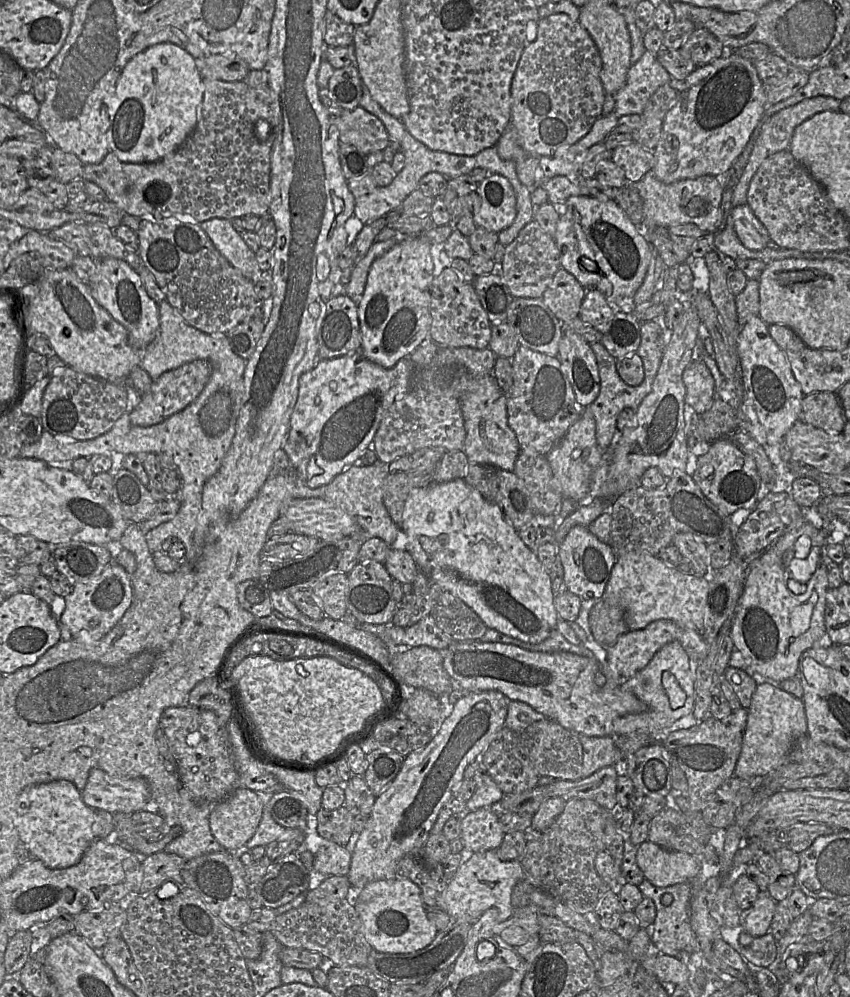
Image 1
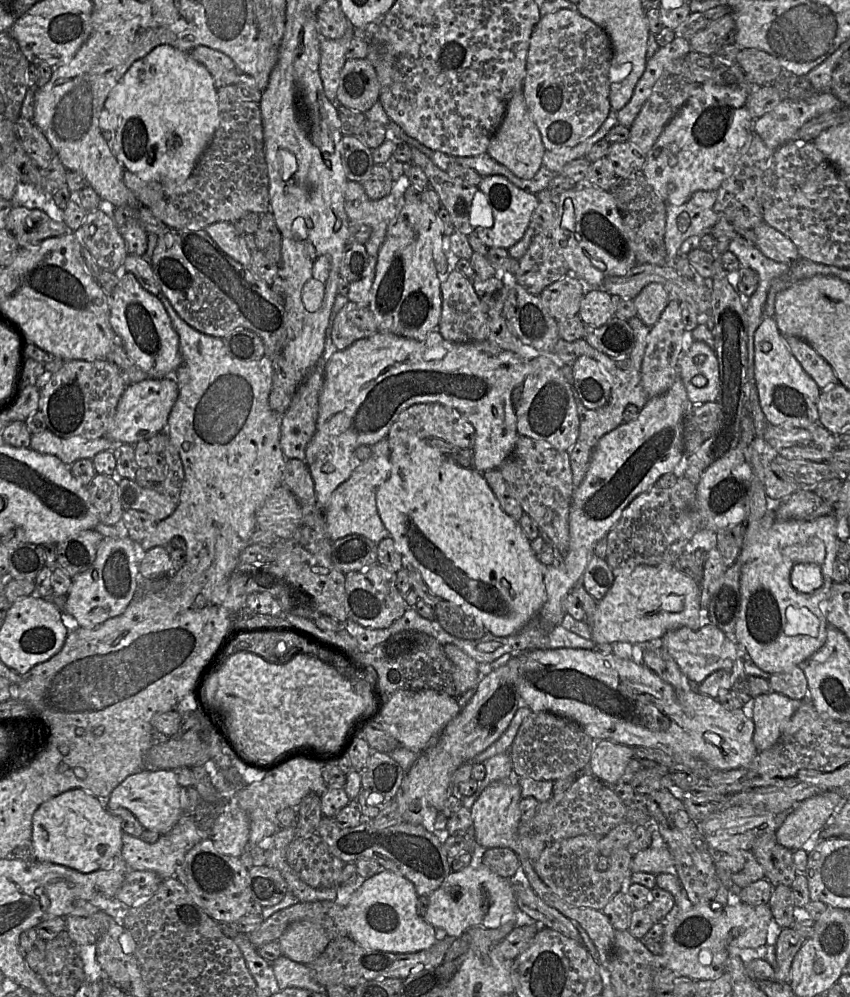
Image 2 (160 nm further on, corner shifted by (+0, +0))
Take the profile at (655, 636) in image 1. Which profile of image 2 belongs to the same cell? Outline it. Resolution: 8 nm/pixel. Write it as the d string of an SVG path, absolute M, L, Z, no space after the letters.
M713 624L704 625L699 630L689 627L680 627L667 632L661 643L671 657L678 664L682 674L691 683L702 683L711 673L717 670L731 671L734 662L745 657L744 650L732 638Z

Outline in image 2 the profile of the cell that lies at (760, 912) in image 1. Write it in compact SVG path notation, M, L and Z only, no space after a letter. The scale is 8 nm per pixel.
M712 902L710 905L692 906L686 911L677 911L674 907L664 920L661 953L663 966L694 981L716 980L726 973L729 957L739 956L742 949L757 949L766 945L767 928L771 917L772 913L767 904L752 907L738 902L732 906L722 907L719 903Z

